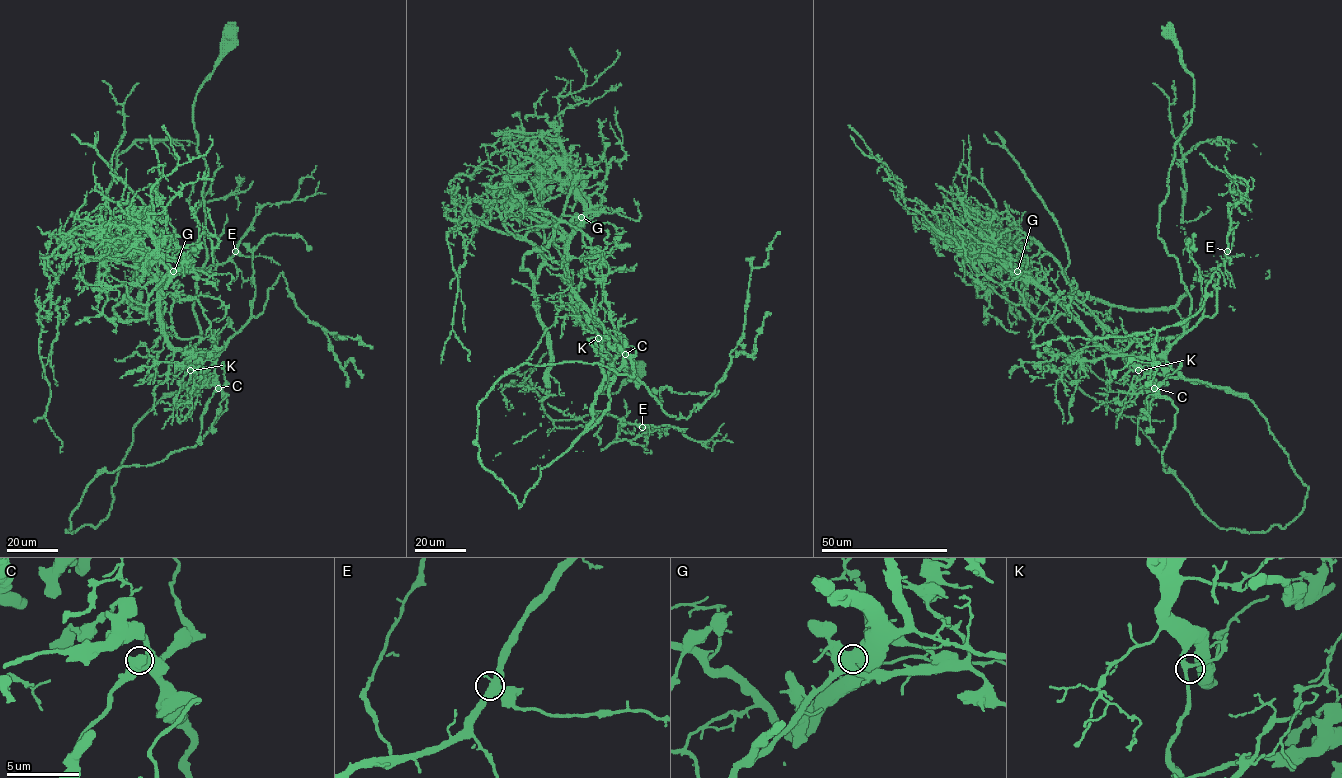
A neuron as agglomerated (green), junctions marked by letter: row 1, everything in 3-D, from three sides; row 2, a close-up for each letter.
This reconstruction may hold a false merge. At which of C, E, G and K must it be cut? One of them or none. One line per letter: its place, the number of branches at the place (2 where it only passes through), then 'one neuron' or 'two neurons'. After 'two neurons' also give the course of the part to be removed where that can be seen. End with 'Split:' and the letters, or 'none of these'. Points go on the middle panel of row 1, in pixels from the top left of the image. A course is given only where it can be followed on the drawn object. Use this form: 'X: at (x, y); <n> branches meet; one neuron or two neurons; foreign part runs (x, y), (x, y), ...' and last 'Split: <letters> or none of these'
C: at (625, 354); 3 branches meet; one neuron
E: at (642, 427); 3 branches meet; one neuron
G: at (581, 217); 3 branches meet; two neurons; foreign part runs (581, 216), (562, 216), (520, 268), (550, 355), (545, 398), (665, 435), (609, 444), (623, 399)
K: at (598, 338); 3 branches meet; one neuron
Split: G

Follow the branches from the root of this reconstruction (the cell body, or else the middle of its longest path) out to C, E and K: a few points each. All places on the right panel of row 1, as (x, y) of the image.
C: (1168, 33), (1195, 93), (1158, 237), (1191, 311), (1123, 354), (1246, 396), (1302, 511), (1217, 527), (1154, 388)
E: (1168, 33), (1195, 93), (1158, 237), (1179, 267), (1188, 323), (1076, 358), (1166, 355), (1217, 311), (1227, 251)
K: (1168, 33), (1195, 93), (1158, 237), (1177, 261), (1191, 311), (1180, 335), (1135, 339), (1123, 351), (1138, 370)

